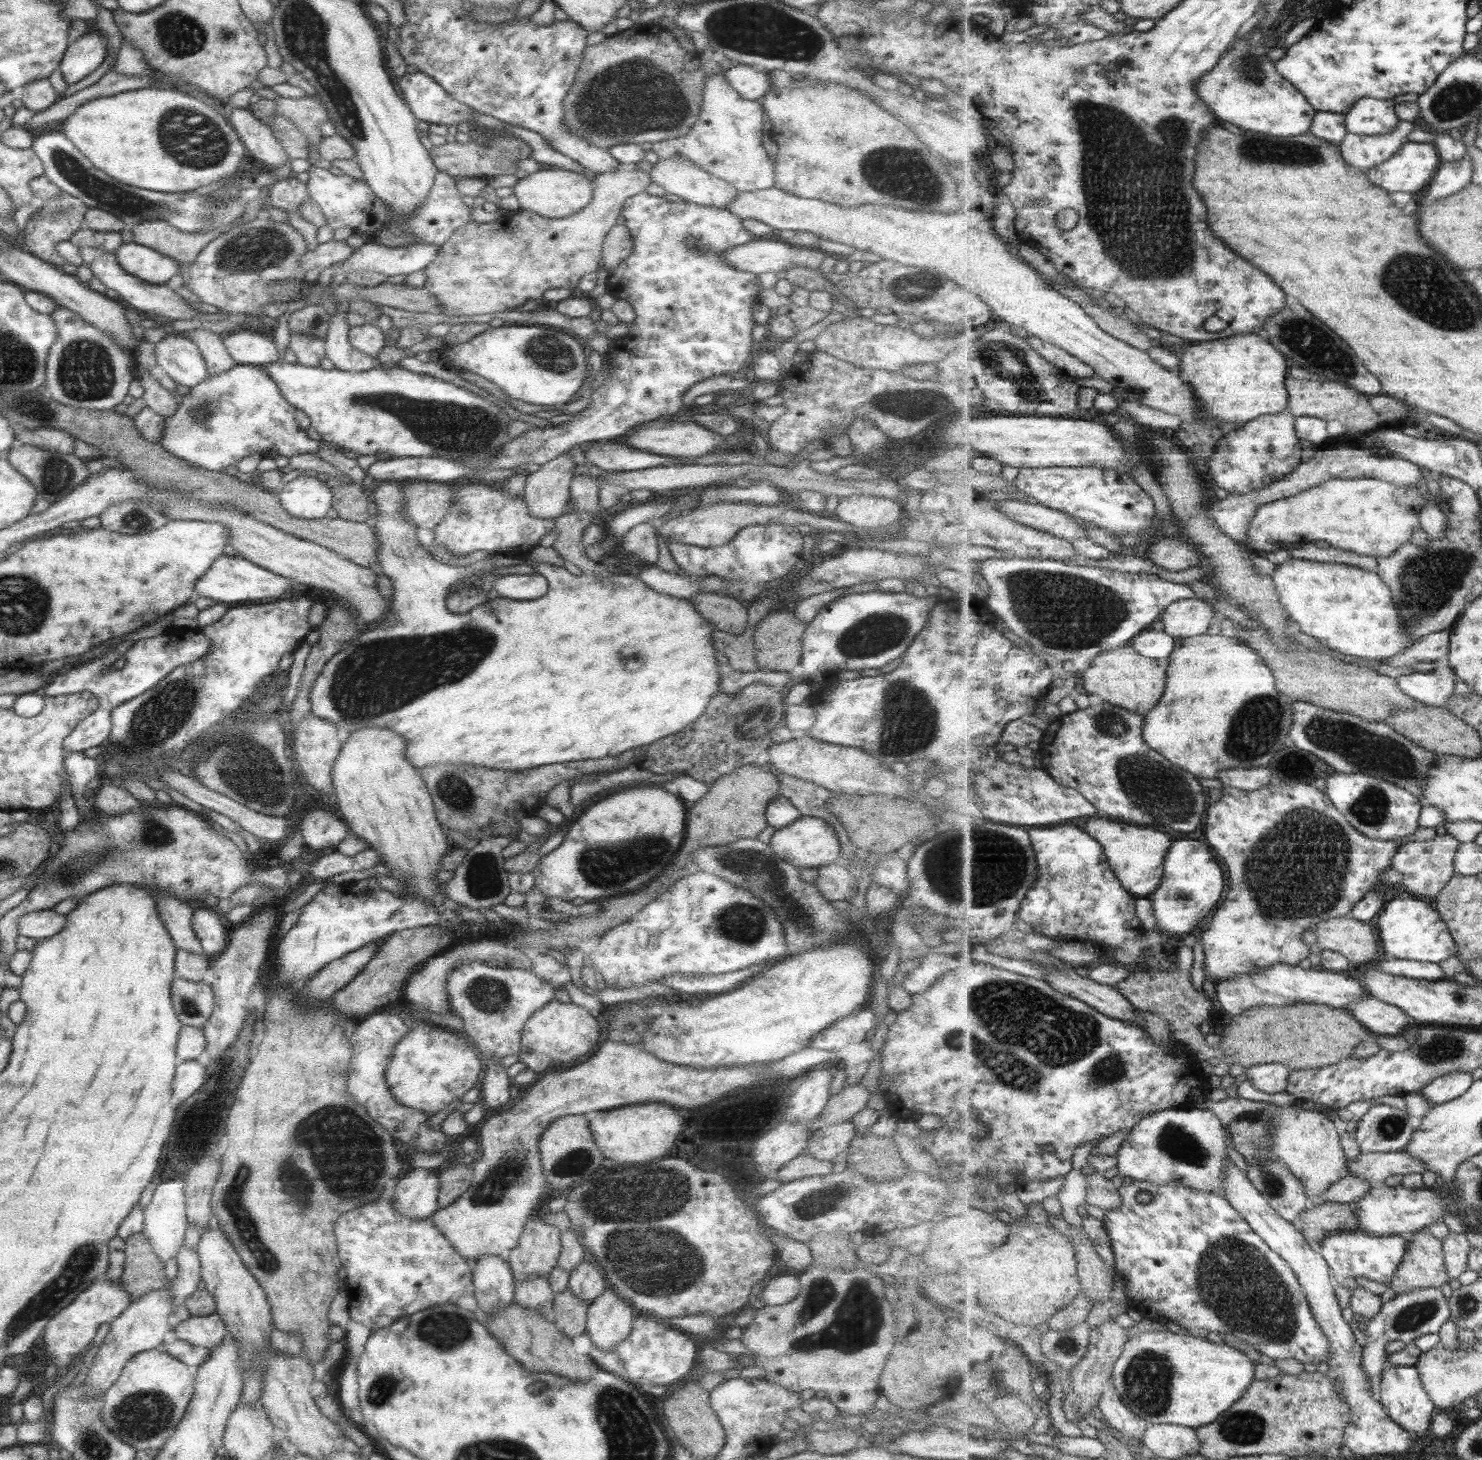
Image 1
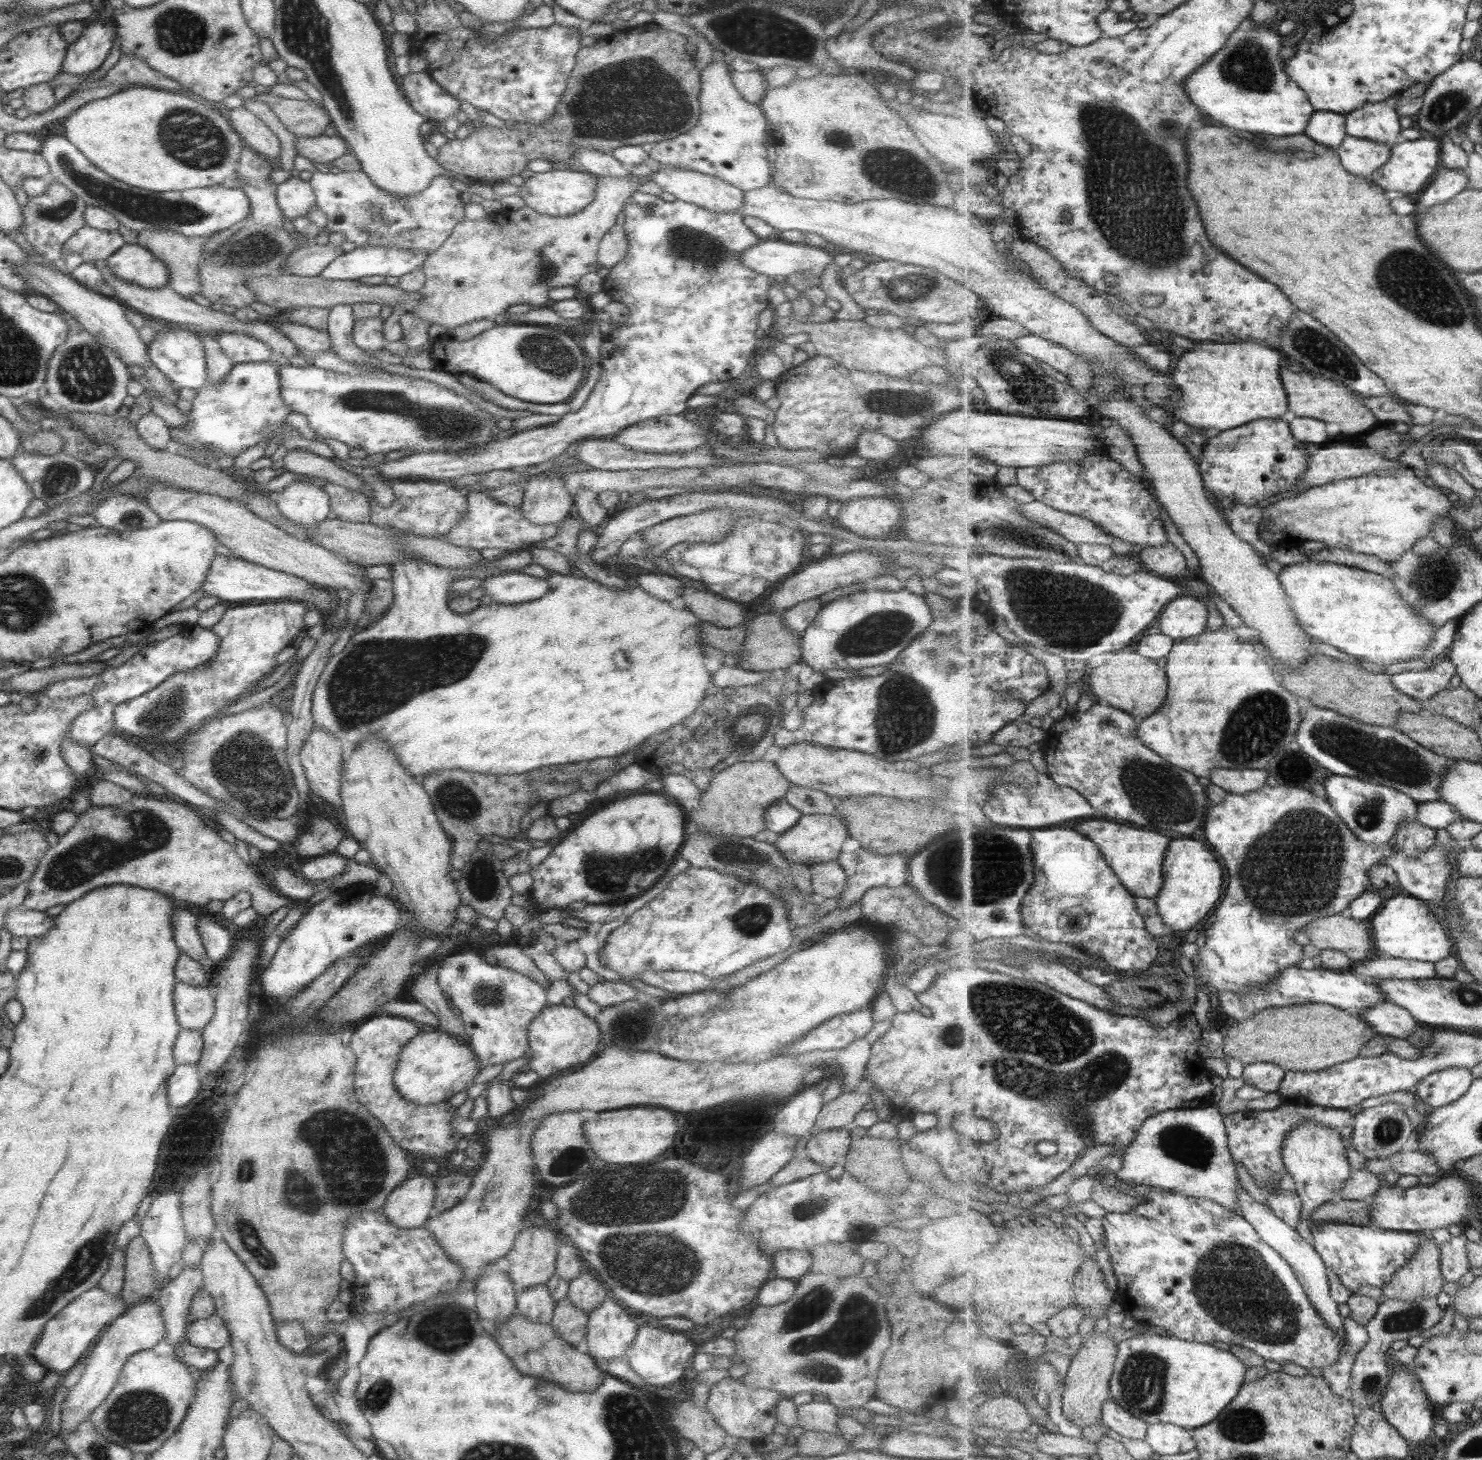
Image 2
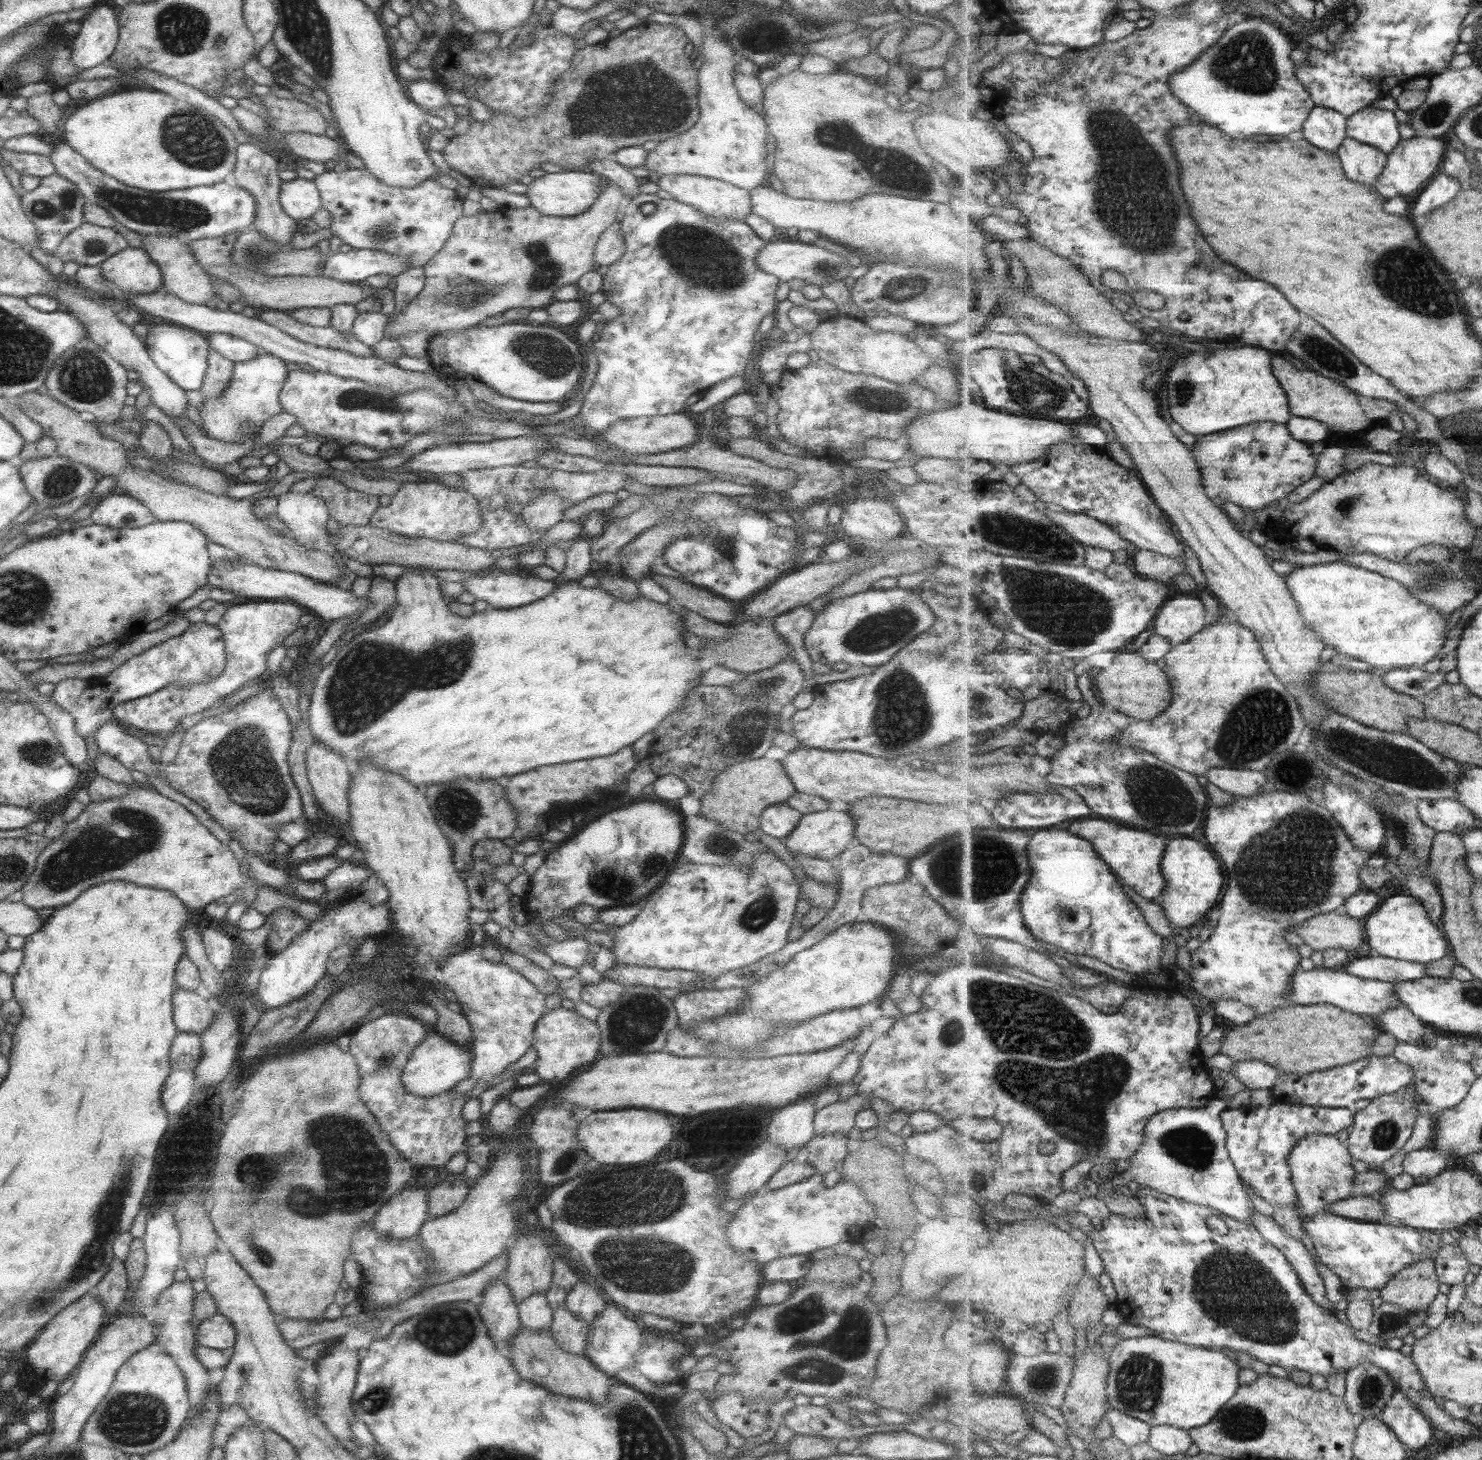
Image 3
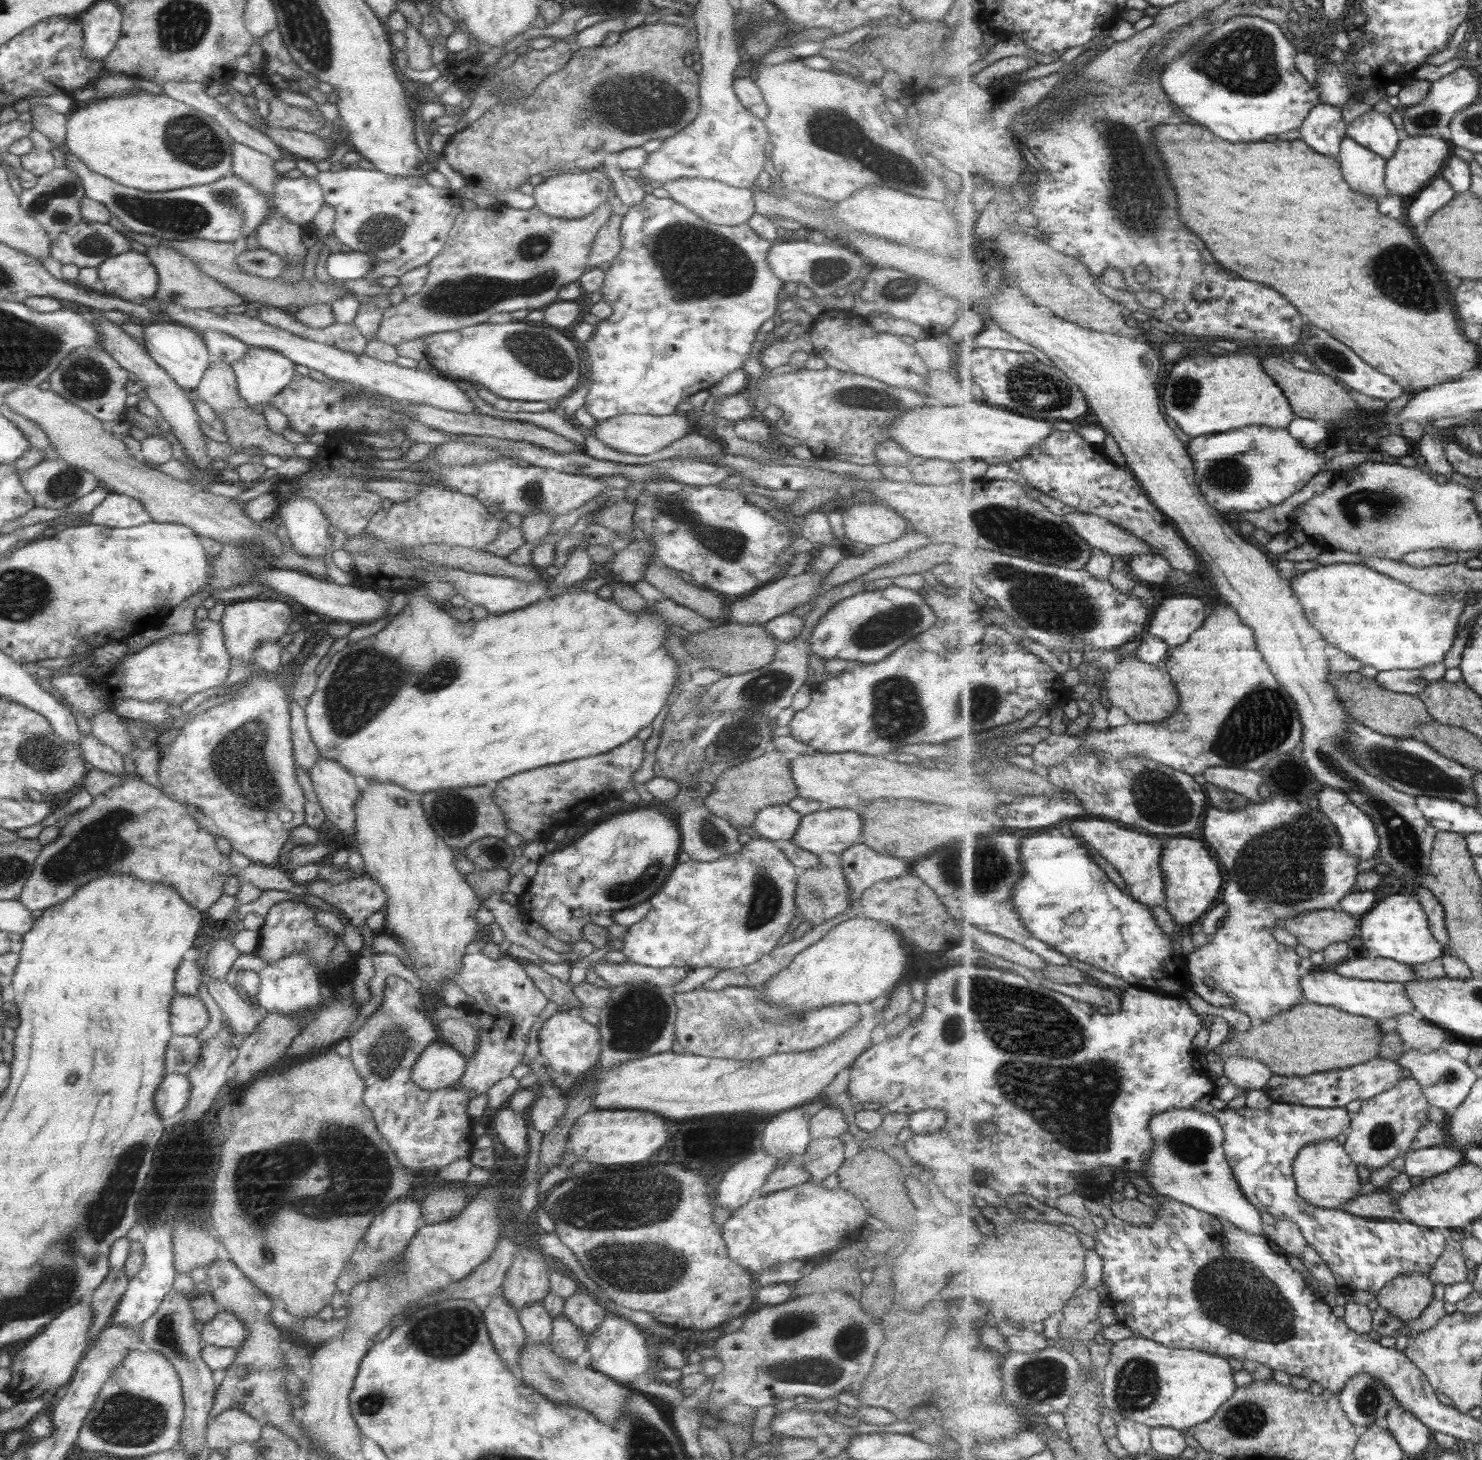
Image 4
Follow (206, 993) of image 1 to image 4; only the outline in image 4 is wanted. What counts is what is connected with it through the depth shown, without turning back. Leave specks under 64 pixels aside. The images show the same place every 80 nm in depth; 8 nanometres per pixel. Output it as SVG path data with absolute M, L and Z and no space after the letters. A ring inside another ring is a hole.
M174 994L169 1005L169 1028L173 1036L196 1036L205 1027L208 1014L198 996Z

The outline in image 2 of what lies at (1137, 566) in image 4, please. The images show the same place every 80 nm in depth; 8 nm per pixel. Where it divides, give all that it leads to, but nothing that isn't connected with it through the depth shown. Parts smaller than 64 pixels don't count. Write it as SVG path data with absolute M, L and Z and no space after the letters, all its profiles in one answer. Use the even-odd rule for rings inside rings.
M1168 542L1157 548L1144 548L1140 551L1140 569L1145 569L1167 579L1172 576L1194 577L1189 571L1187 560L1179 548Z

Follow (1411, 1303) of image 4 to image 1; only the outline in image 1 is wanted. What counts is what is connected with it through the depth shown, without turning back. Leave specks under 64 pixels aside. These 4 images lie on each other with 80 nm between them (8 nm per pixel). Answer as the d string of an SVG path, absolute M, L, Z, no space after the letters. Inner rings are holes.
M1427 1229L1405 1237L1408 1240L1406 1258L1402 1260L1390 1284L1395 1296L1419 1289L1441 1289L1443 1284L1449 1283L1443 1241L1431 1235Z

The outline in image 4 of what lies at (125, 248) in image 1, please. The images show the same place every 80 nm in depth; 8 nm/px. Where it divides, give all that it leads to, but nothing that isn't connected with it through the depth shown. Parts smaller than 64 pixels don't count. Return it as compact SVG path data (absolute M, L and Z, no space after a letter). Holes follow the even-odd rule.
M130 249L117 256L107 258L96 266L96 273L98 276L97 289L107 296L113 295L121 300L142 305L154 296L157 275L150 260L143 253Z

